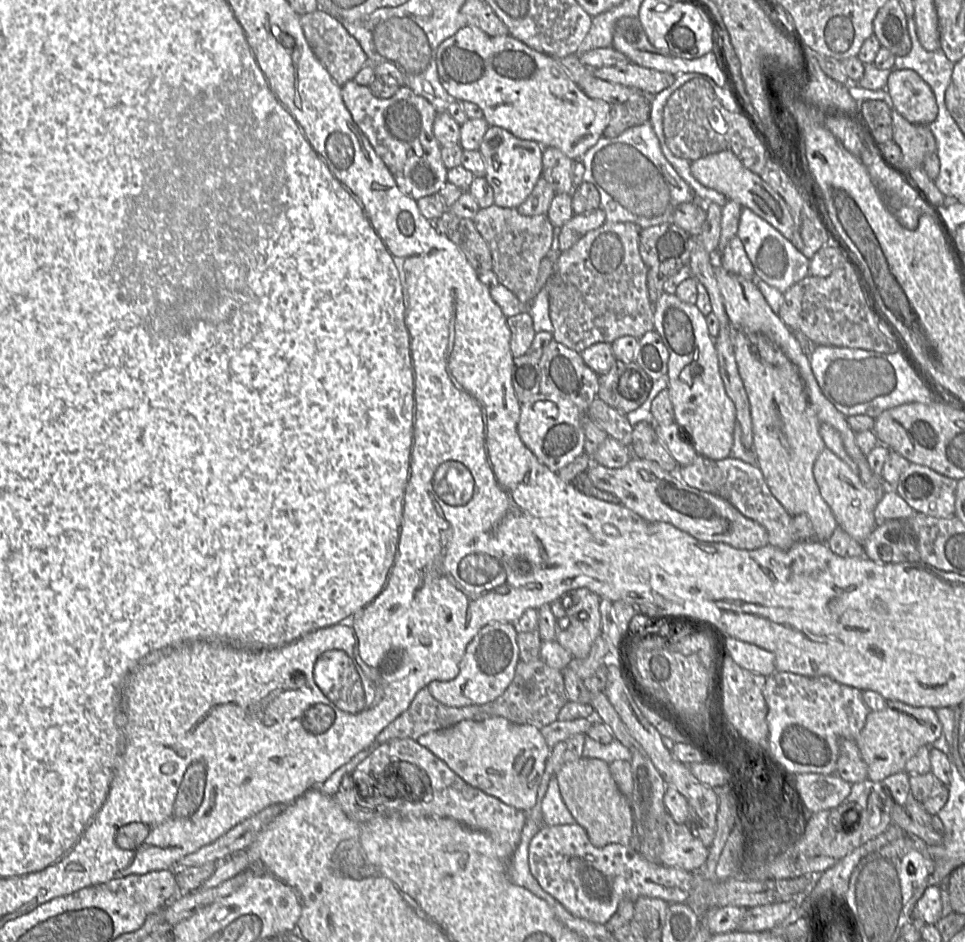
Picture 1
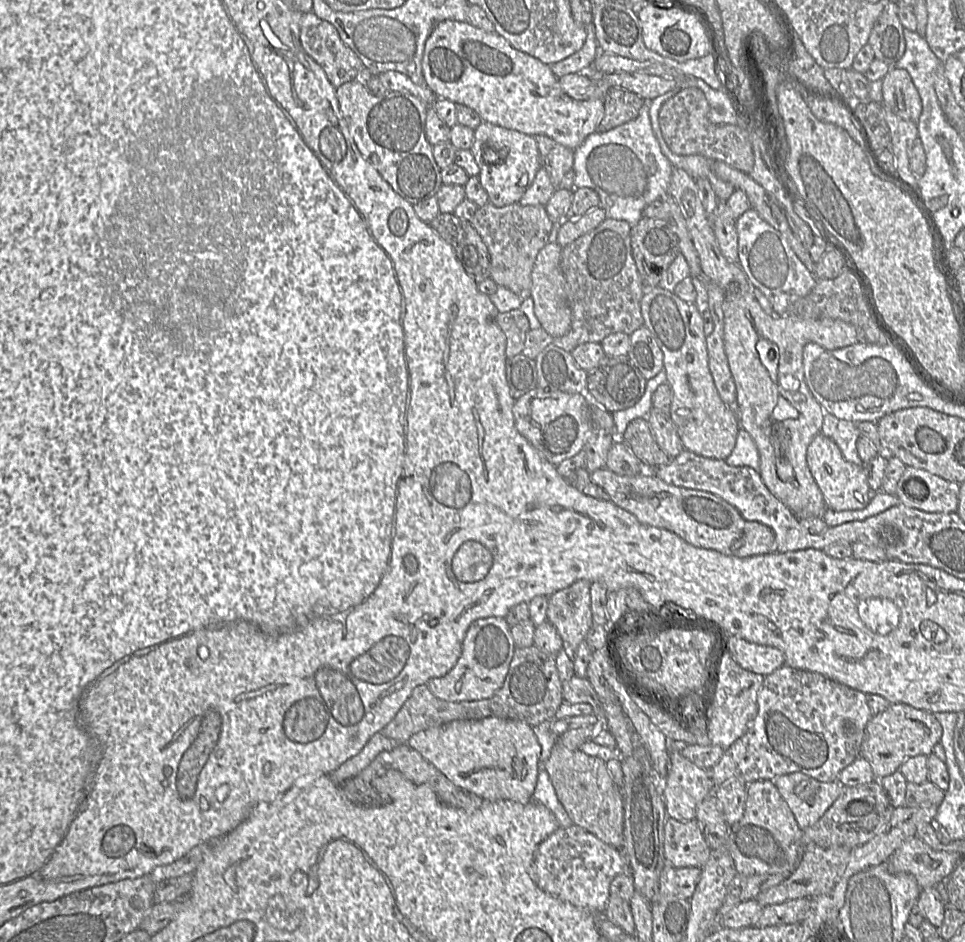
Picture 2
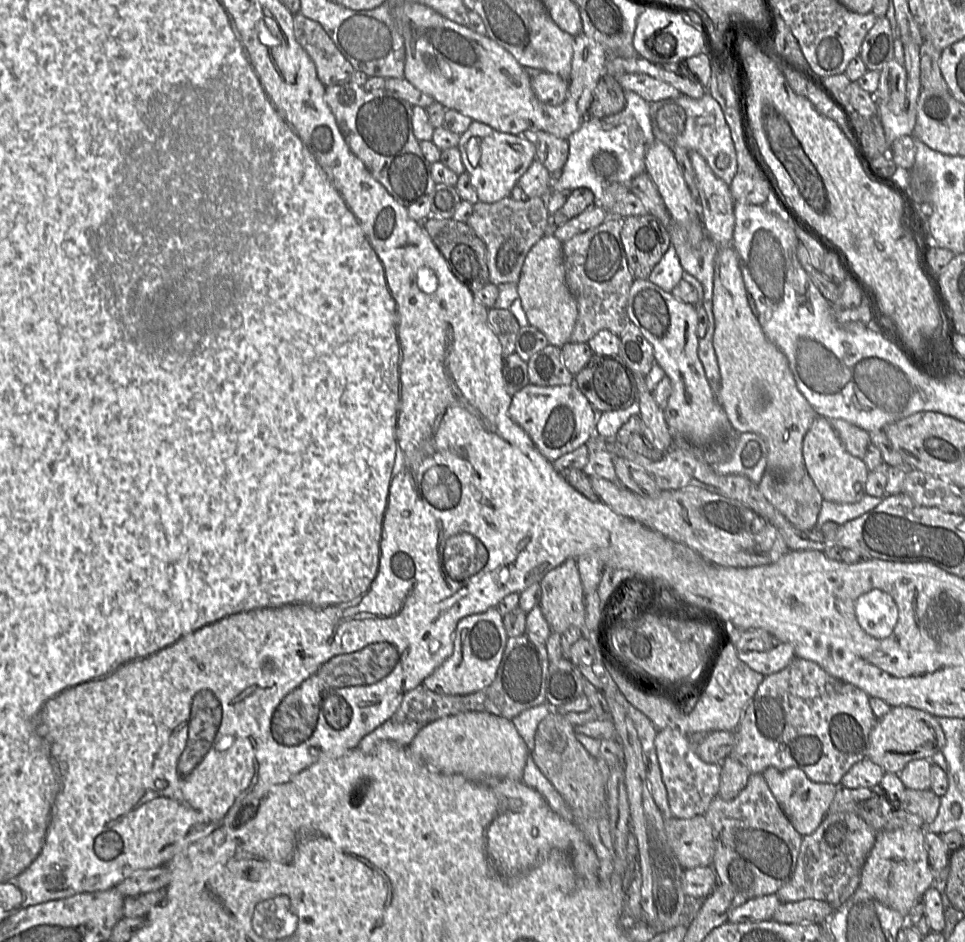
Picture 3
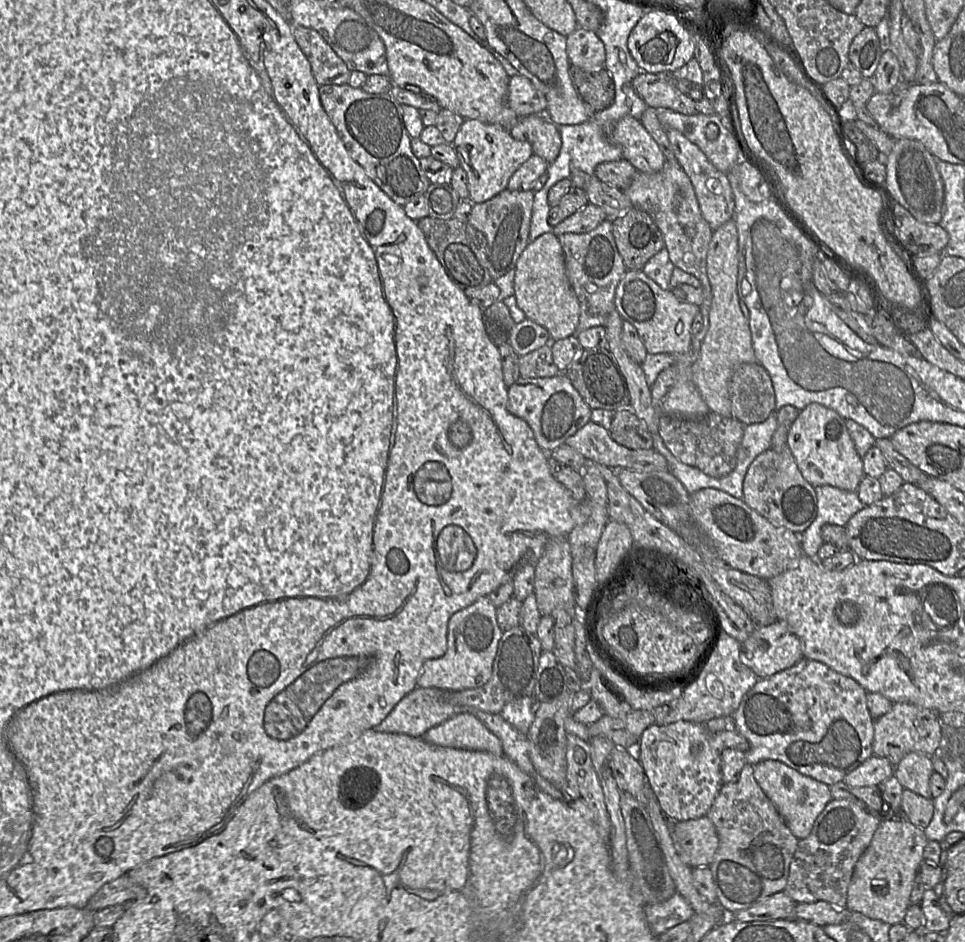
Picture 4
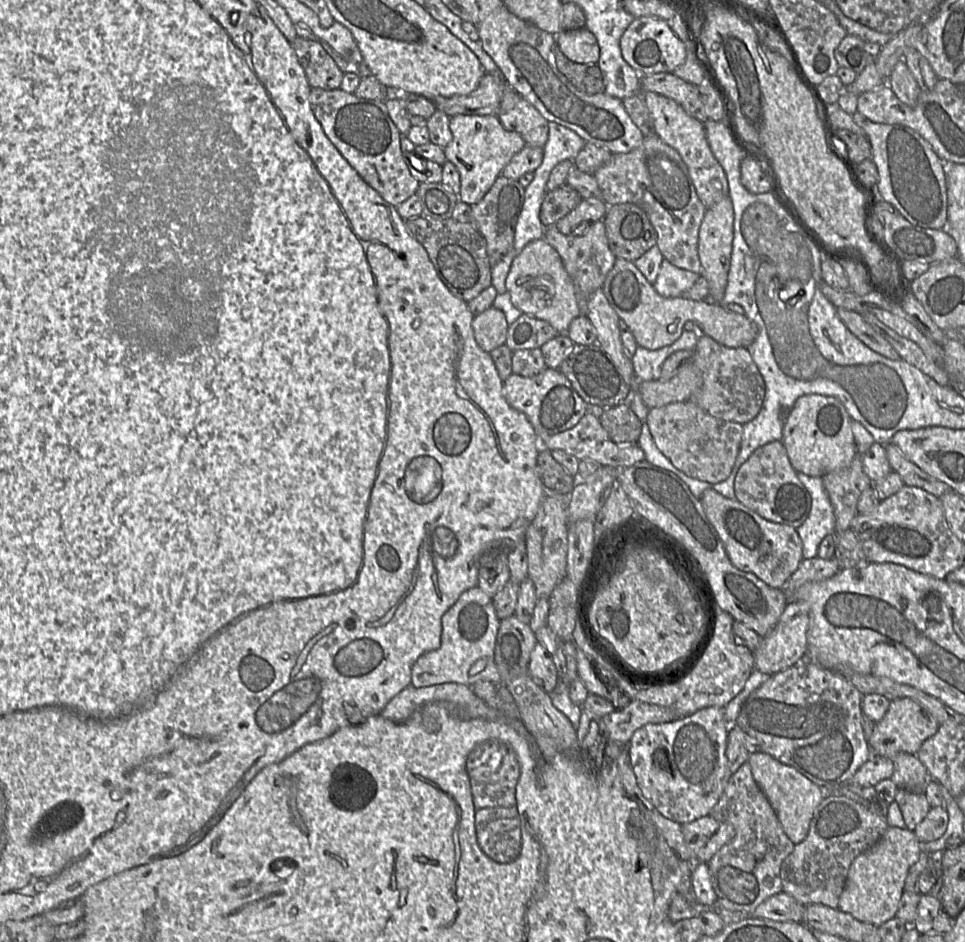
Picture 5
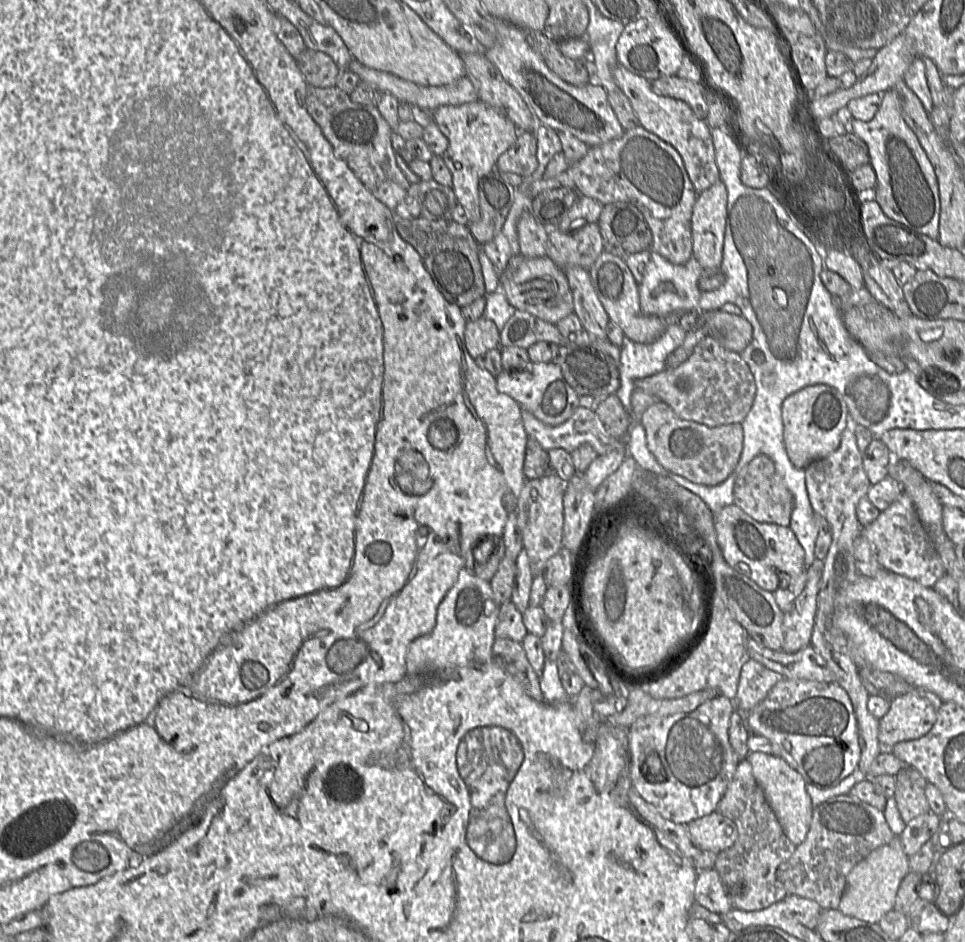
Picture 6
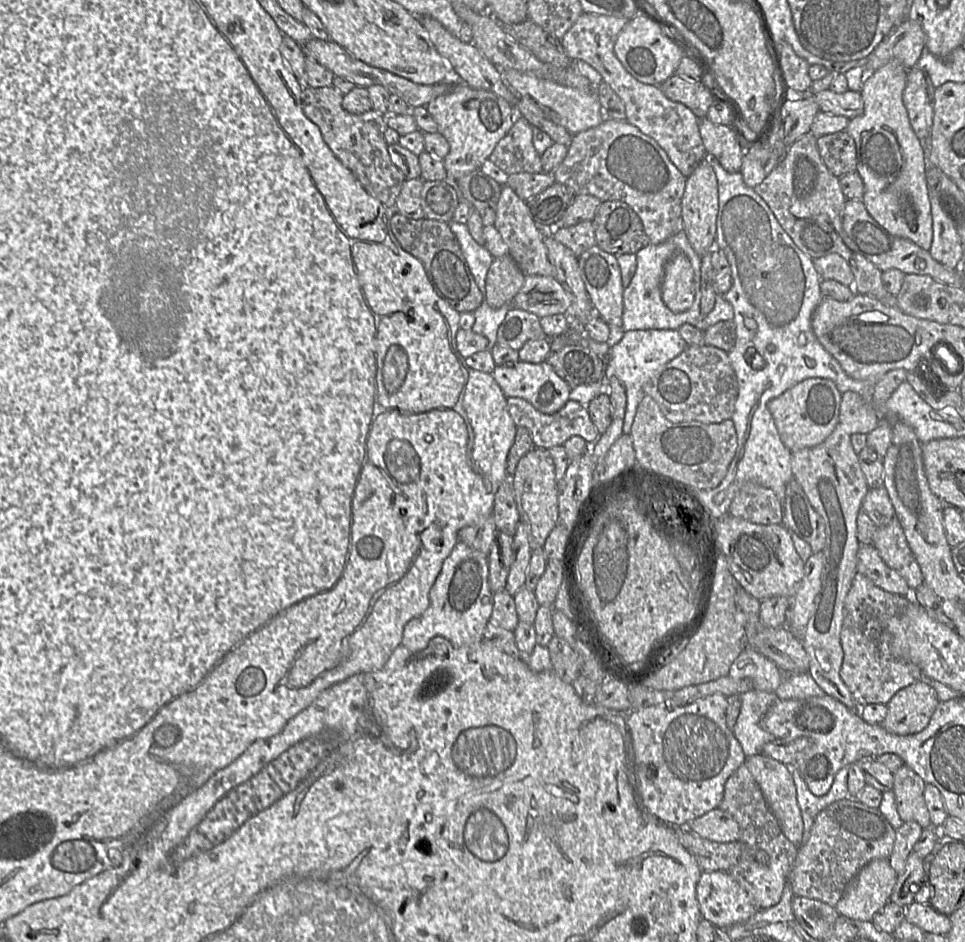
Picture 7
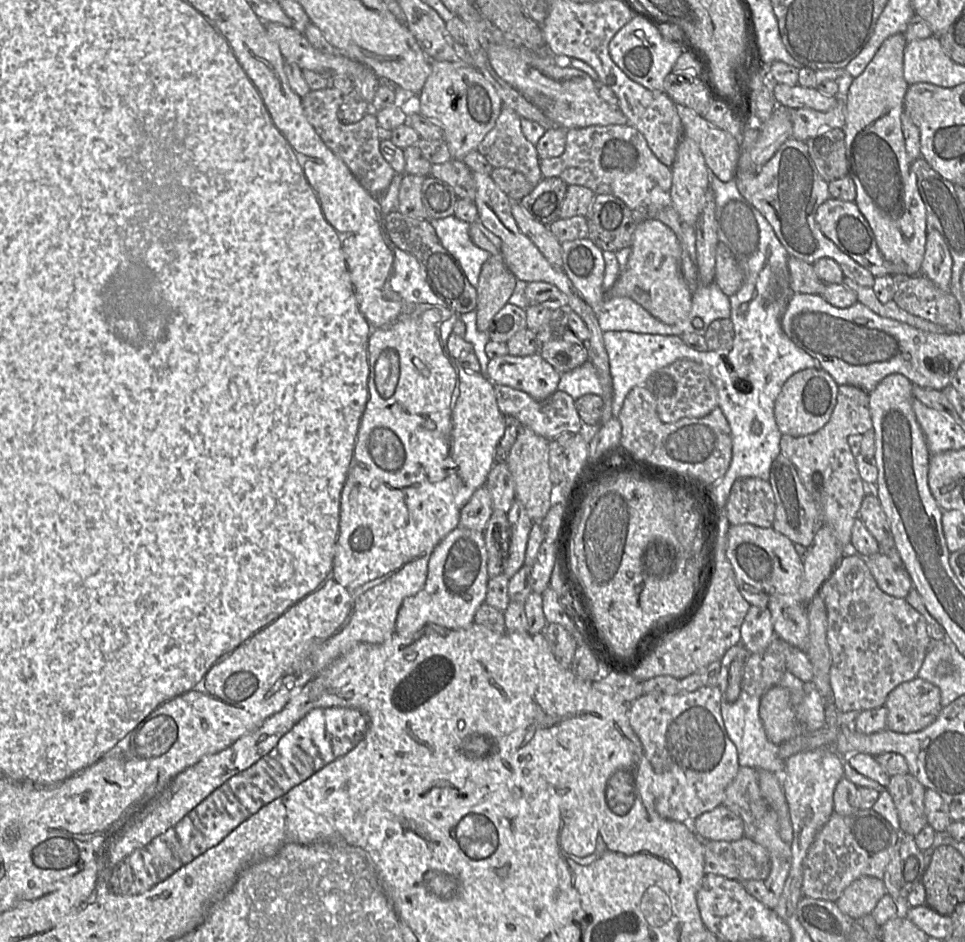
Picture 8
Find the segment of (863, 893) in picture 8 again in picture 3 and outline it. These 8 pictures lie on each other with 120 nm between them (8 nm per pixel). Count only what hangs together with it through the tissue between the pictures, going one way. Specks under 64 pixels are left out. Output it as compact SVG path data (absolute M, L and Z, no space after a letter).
M925 828L877 831L875 843L860 871L858 888L907 917L916 901L937 880L928 863L924 835Z

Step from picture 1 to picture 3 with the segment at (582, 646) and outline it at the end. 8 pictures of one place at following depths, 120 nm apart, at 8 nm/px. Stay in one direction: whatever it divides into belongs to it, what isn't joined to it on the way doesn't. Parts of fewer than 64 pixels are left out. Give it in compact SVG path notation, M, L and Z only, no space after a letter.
M569 558L559 566L553 568L540 581L541 612L549 624L552 632L564 633L569 627L575 626L586 632L584 589L580 579L576 559Z

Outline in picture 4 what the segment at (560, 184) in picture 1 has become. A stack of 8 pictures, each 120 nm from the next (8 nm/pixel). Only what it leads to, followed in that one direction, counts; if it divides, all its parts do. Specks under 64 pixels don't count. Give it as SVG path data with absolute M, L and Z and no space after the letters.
M528 115L520 118L510 129L511 136L519 141L527 141L533 153L548 164L554 162L561 149L561 135L558 126L542 115Z

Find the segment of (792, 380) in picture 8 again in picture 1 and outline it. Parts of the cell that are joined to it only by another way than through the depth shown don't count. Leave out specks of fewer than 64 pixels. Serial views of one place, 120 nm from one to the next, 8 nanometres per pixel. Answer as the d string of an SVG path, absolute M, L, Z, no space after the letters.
M827 447L815 460L813 475L821 496L829 505L838 526L862 545L878 525L874 516L878 503L876 491L865 486L859 475Z

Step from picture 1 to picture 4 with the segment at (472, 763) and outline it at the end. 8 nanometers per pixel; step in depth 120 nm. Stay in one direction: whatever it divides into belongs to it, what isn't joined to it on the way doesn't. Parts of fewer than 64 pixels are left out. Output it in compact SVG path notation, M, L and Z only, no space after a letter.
M468 712L456 714L428 729L420 738L435 746L504 755L499 738Z

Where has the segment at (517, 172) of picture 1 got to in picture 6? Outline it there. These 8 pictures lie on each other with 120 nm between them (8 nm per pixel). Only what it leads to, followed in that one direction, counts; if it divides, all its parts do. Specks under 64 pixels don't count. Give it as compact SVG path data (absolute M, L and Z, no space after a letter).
M480 100L460 106L440 106L433 113L434 122L449 140L448 148L441 156L452 174L452 188L457 203L461 204L468 211L469 223L477 222L480 219L479 181L485 175L496 170L496 163L499 156L515 143L519 131L508 118Z

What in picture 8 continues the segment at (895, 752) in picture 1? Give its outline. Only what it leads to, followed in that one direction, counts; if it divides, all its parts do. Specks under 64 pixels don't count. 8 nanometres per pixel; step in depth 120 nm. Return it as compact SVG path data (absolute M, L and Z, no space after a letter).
M919 677L895 687L884 705L888 710L886 728L899 733L925 729L942 709L939 688Z

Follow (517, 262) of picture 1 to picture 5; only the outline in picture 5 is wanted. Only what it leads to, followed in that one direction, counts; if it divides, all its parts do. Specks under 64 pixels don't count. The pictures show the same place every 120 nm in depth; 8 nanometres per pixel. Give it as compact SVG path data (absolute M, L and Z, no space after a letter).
M500 175L482 200L472 205L469 223L485 238L491 266L497 264L506 254L514 250L515 229L524 198L525 188L518 181Z

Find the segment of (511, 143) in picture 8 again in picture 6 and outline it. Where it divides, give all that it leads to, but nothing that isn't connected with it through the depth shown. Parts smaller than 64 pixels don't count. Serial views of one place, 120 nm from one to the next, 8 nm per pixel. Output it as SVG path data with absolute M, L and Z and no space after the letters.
M520 131L515 143L496 163L498 171L513 172L523 178L530 176L537 167L537 140L531 131Z

